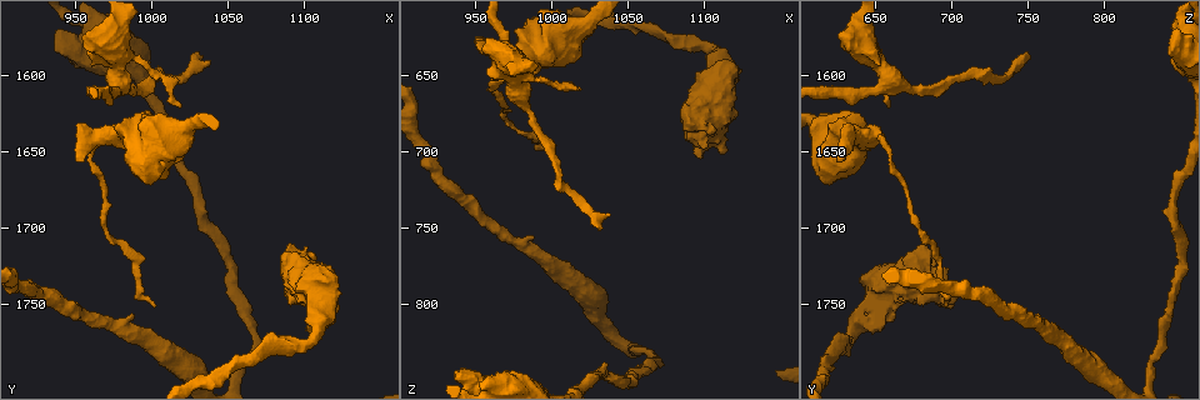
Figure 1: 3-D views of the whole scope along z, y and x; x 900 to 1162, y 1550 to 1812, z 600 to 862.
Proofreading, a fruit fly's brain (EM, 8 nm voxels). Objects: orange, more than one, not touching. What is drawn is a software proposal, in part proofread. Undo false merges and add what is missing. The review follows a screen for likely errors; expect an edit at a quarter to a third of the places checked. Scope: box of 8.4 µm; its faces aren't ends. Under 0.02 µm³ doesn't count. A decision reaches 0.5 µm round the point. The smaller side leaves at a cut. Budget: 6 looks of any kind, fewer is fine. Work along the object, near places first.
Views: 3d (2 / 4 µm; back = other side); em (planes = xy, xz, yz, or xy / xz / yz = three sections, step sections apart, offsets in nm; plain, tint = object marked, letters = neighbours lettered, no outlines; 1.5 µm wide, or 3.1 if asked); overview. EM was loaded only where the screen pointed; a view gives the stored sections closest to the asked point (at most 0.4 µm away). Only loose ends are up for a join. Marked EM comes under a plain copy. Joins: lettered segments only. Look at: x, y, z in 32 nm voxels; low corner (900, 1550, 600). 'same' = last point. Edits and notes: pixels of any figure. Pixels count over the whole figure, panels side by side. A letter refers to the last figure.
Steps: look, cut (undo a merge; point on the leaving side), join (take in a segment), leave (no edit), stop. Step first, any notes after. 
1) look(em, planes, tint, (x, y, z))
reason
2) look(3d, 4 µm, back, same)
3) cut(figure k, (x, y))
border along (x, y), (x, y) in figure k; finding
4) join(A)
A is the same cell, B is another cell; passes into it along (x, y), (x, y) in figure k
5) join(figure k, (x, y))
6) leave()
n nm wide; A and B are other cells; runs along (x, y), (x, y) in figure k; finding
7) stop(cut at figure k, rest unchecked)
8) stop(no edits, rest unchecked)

look(3d, 2 µm, (952, 1658, 626))
branch stops here

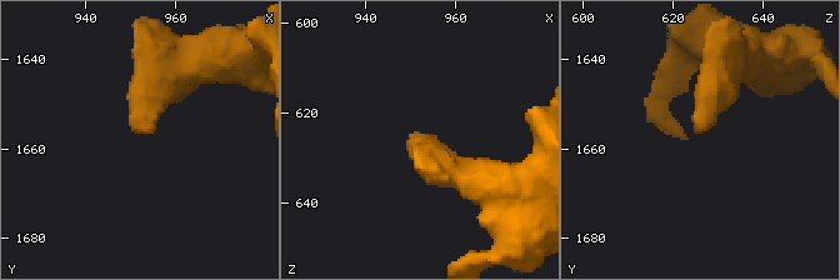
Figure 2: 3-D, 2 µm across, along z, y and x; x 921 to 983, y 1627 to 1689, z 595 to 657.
look(em, xz, step 8, tint, (952, 1656, 625))
now the EM

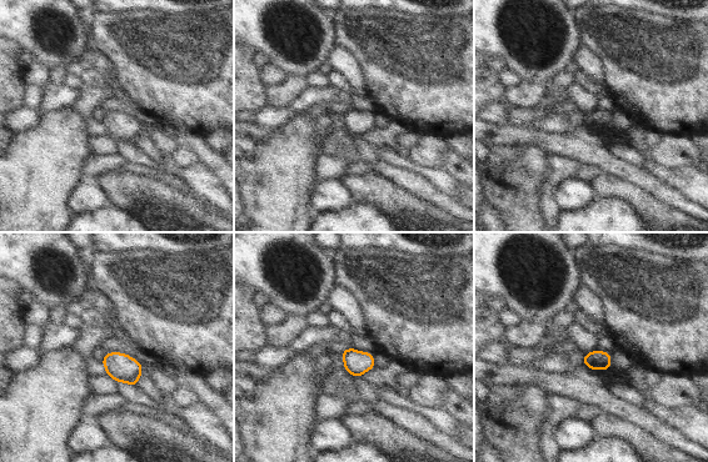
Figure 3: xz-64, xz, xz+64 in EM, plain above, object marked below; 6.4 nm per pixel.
look(em, planes, letters, same)
cut it another way

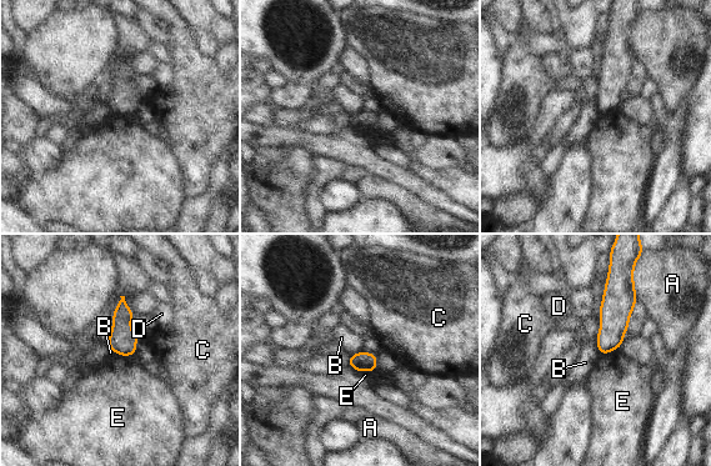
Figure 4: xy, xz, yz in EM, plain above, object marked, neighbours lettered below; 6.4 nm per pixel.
leave()
140 nm wide; A, B, C, D and E are other cells; border along (361, 350), (350, 355) in figure 4; none of them fits

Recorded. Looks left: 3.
look(3d, 4 µm, (1032, 1584, 748))
an open end

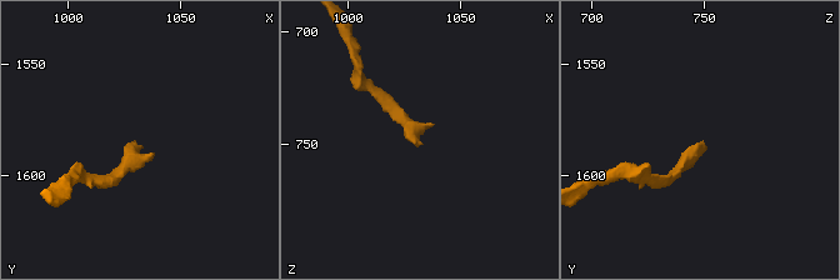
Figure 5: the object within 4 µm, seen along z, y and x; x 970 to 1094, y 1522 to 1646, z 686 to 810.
look(em, yz, step 4, tint, (1031, 1585, 748))
now the EM

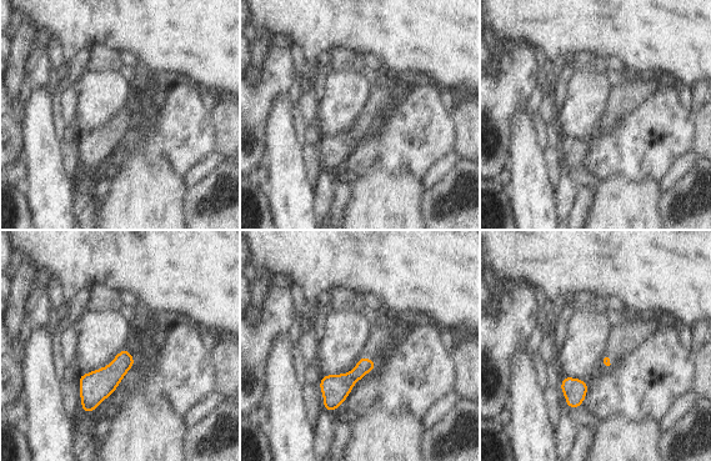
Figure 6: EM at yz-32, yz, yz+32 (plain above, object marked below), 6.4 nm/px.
look(em, xz, step 8, letters, same)

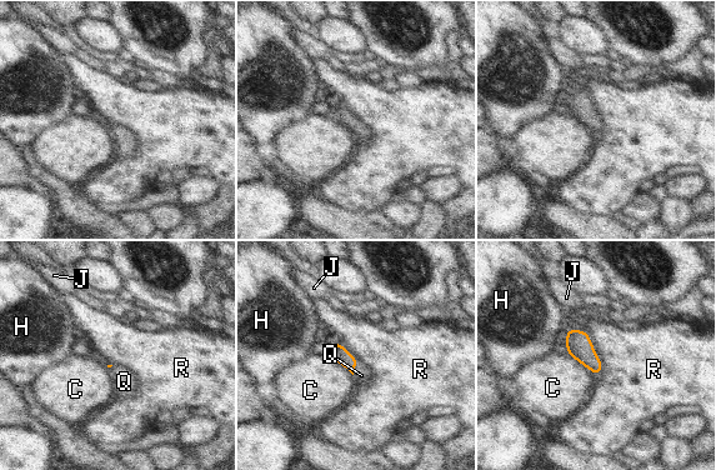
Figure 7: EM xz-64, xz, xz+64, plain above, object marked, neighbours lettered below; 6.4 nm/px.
join(Q)
R touches over 380 nm; Q is the same cell, C, H, J and R are other cells; passes into it along (339, 353), (355, 368), (361, 375) in figure 7; the neuron continues

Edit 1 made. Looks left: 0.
stop(join at figure 7, rest unchecked)

